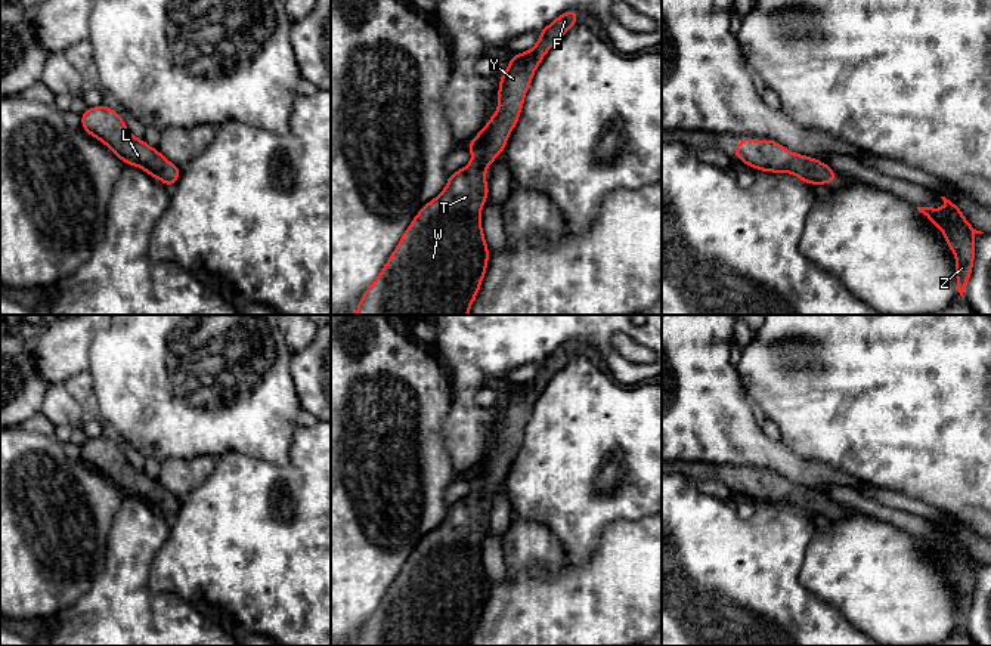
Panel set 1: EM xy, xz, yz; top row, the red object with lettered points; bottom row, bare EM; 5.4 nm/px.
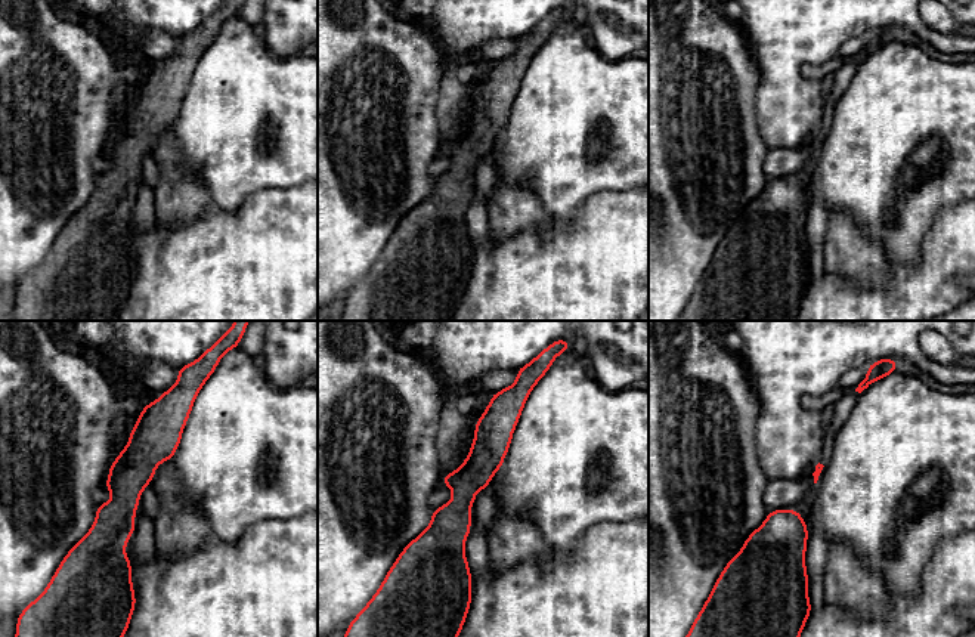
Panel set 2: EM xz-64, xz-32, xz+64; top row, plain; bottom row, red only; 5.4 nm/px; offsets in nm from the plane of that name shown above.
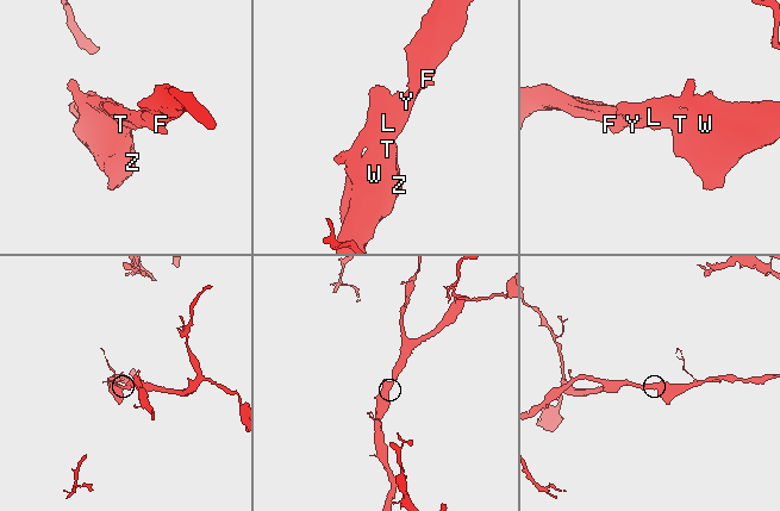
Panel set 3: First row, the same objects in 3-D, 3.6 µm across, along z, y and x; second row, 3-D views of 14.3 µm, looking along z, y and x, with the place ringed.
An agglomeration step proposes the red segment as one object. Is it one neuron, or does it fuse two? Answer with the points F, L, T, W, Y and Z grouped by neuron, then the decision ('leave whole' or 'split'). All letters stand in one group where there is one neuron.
groups F L T W Y Z; leave whole

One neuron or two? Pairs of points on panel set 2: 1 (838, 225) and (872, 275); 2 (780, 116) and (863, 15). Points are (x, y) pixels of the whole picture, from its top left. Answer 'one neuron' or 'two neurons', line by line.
1: one neuron
2: one neuron

